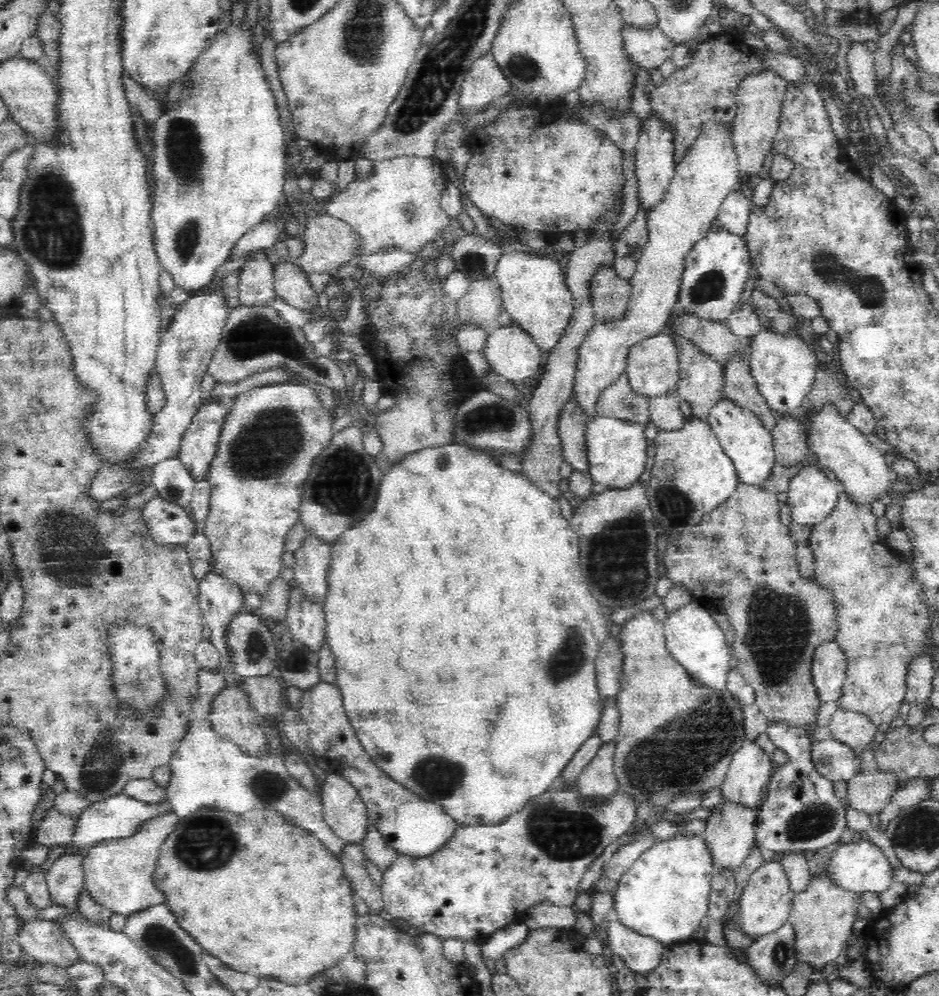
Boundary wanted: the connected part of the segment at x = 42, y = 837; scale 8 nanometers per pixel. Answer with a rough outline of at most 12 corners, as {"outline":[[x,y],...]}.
{"outline":[[47,810],[34,841],[70,844],[80,814]]}

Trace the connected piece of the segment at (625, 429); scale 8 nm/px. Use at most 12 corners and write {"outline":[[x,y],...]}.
{"outline":[[588,420],[585,457],[593,483],[628,489],[647,461],[645,428]]}

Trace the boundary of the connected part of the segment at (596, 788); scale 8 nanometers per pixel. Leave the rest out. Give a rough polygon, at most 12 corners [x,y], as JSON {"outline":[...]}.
{"outline":[[613,741],[600,745],[573,780],[580,794],[604,798],[618,789]]}

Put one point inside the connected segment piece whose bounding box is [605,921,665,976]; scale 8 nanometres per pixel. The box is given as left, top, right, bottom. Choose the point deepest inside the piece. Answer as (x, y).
(642, 954)

